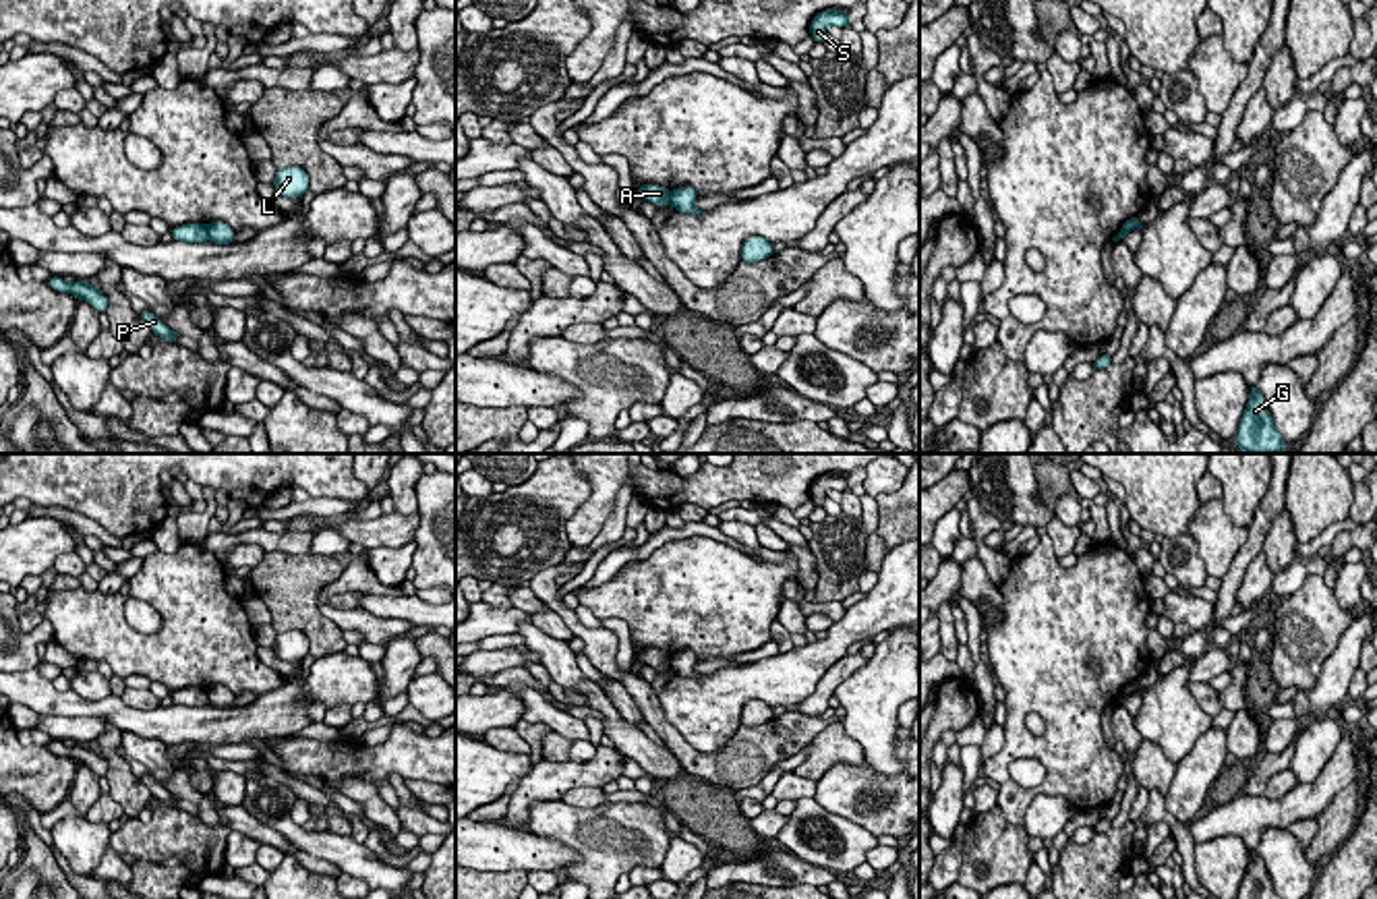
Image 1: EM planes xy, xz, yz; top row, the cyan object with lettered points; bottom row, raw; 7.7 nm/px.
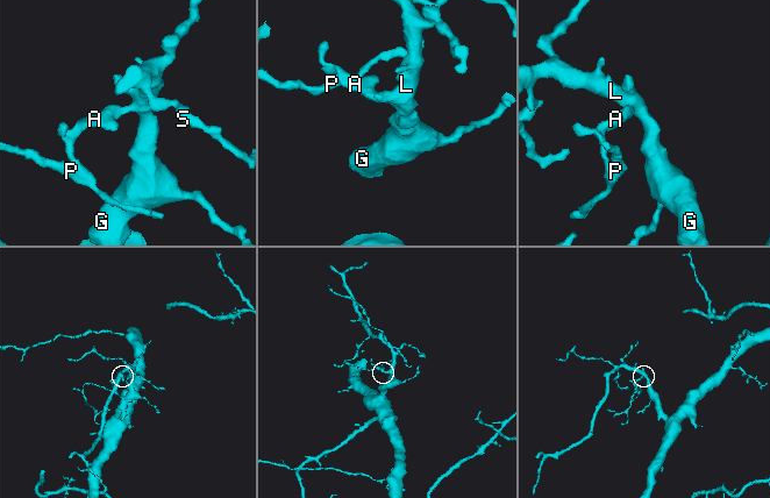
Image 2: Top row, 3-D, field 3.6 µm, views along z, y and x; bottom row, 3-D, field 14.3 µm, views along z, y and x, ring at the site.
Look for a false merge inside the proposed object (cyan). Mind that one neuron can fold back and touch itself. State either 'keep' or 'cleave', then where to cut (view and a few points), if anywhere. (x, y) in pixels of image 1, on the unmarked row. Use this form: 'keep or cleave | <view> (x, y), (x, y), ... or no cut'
cleave | xy (203, 690), (210, 701)

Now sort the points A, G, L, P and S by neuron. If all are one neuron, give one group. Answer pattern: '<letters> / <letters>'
A P / G L S

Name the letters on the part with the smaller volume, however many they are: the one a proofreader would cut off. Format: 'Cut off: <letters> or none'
Cut off: A, P

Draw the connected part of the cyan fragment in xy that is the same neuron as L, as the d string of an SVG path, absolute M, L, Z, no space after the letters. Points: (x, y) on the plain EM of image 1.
M300 630L277 632L273 650L282 661L298 663L309 655L309 638Z

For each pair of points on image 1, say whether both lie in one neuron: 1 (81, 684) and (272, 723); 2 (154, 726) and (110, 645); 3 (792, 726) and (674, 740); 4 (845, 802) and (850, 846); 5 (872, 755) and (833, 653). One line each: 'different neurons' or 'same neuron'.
1: different neurons
2: different neurons
3: same neuron
4: different neurons
5: different neurons

